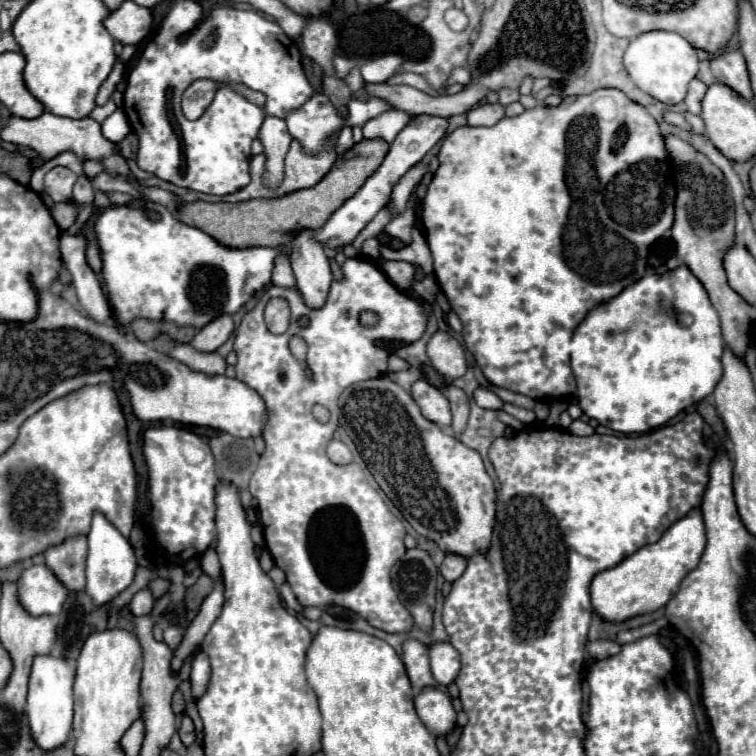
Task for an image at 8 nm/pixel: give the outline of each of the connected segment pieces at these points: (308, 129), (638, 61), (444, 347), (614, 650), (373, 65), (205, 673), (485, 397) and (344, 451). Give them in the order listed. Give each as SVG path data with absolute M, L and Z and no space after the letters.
M315 93L307 103L293 109L285 117L285 123L291 137L299 139L307 153L323 149L325 139L329 139L341 127L349 125L337 117L335 107L323 93Z
M651 31L633 39L625 51L623 65L633 83L665 105L677 105L685 99L689 81L697 75L699 59L697 51L677 33Z
M437 331L427 345L427 355L433 367L447 379L453 381L463 377L467 371L467 359L461 343L445 331Z
M593 641L587 645L588 653L593 659L607 659L621 651L621 645L615 641Z
M387 53L375 59L369 59L361 65L361 75L367 83L383 83L385 79L391 79L401 65L405 63L405 57L399 53Z
M199 653L199 655L195 655L193 665L191 665L191 673L189 673L189 683L191 683L191 695L193 695L193 699L199 699L207 691L209 679L211 679L209 657L203 655L203 653Z
M479 387L479 389L475 391L475 401L477 401L481 407L489 407L489 409L501 409L501 407L505 405L493 391L483 389L483 387Z
M331 441L327 445L327 457L337 465L345 465L345 463L353 461L353 455L351 455L349 447L343 441Z

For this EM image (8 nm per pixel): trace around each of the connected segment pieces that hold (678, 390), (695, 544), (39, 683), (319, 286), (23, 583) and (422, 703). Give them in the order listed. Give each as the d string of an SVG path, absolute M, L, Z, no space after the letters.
M679 265L663 275L667 279L667 295L671 293L671 309L657 309L649 305L651 277L645 277L625 287L613 299L593 307L575 329L571 341L571 369L577 381L577 403L583 413L597 419L601 425L621 433L645 433L671 421L679 411L705 399L721 379L723 337L719 313L713 309L705 287L697 277Z
M693 509L687 517L671 525L657 543L641 547L637 553L623 559L617 567L595 575L591 583L591 605L595 615L609 623L621 623L625 619L665 607L667 601L677 593L681 579L697 567L697 561L701 559L701 553L705 549L705 525L699 517L701 511Z
M39 655L33 661L27 697L27 721L35 745L43 751L55 751L69 741L73 723L73 681L75 675L63 657Z
M305 229L301 237L293 239L291 267L297 279L297 289L311 309L321 309L327 301L331 287L331 267L321 245L313 241L313 231Z
M33 565L21 571L17 581L17 599L21 607L37 615L59 615L67 599L67 589L53 577L47 565Z
M425 687L419 691L415 697L415 707L419 719L435 737L445 737L453 731L457 713L451 705L449 695L439 687Z

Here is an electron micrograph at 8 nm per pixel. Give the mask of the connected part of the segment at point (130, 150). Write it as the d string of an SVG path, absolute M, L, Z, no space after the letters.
M128 134L123 141L117 144L117 149L123 157L132 159L135 157L135 154L138 150L138 138L137 135Z

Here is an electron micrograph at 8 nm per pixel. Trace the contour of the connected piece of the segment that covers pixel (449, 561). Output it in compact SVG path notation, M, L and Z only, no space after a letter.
M447 553L439 569L441 569L441 575L453 583L457 577L461 577L461 573L465 571L465 565L467 565L467 559L463 555Z

